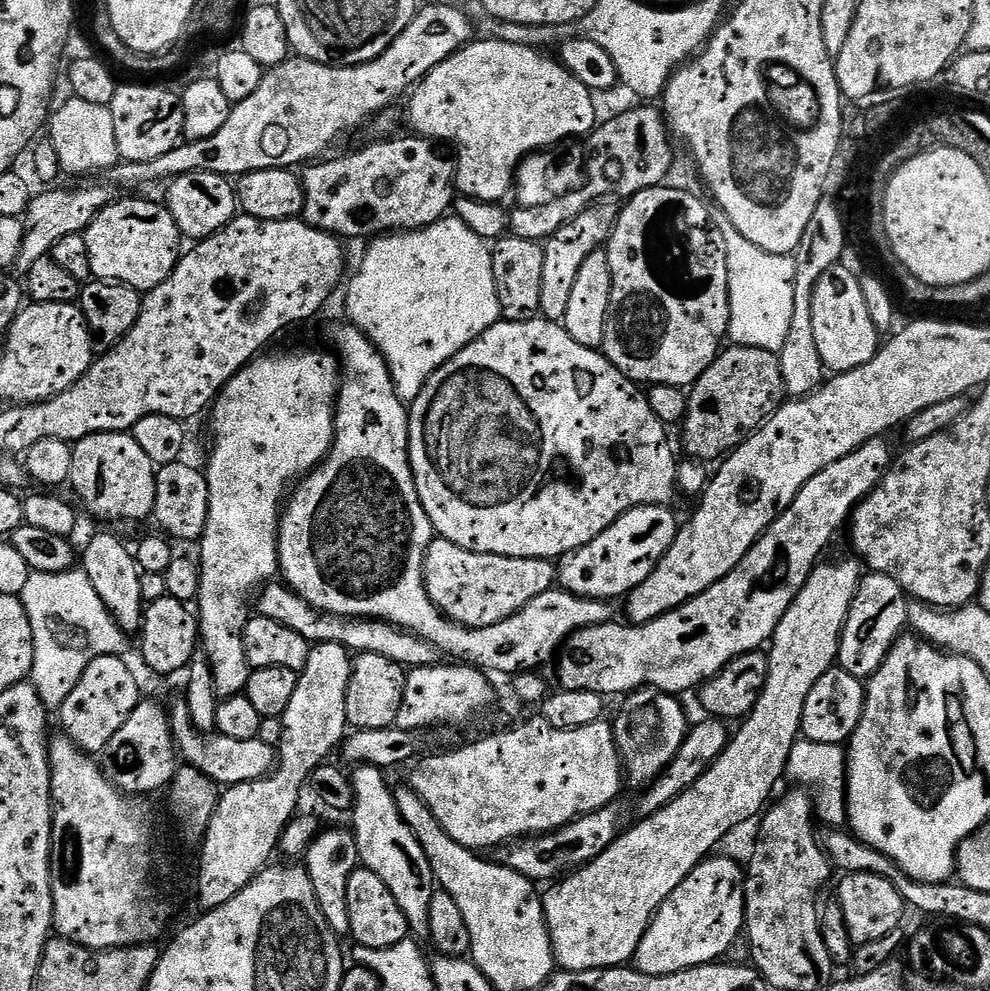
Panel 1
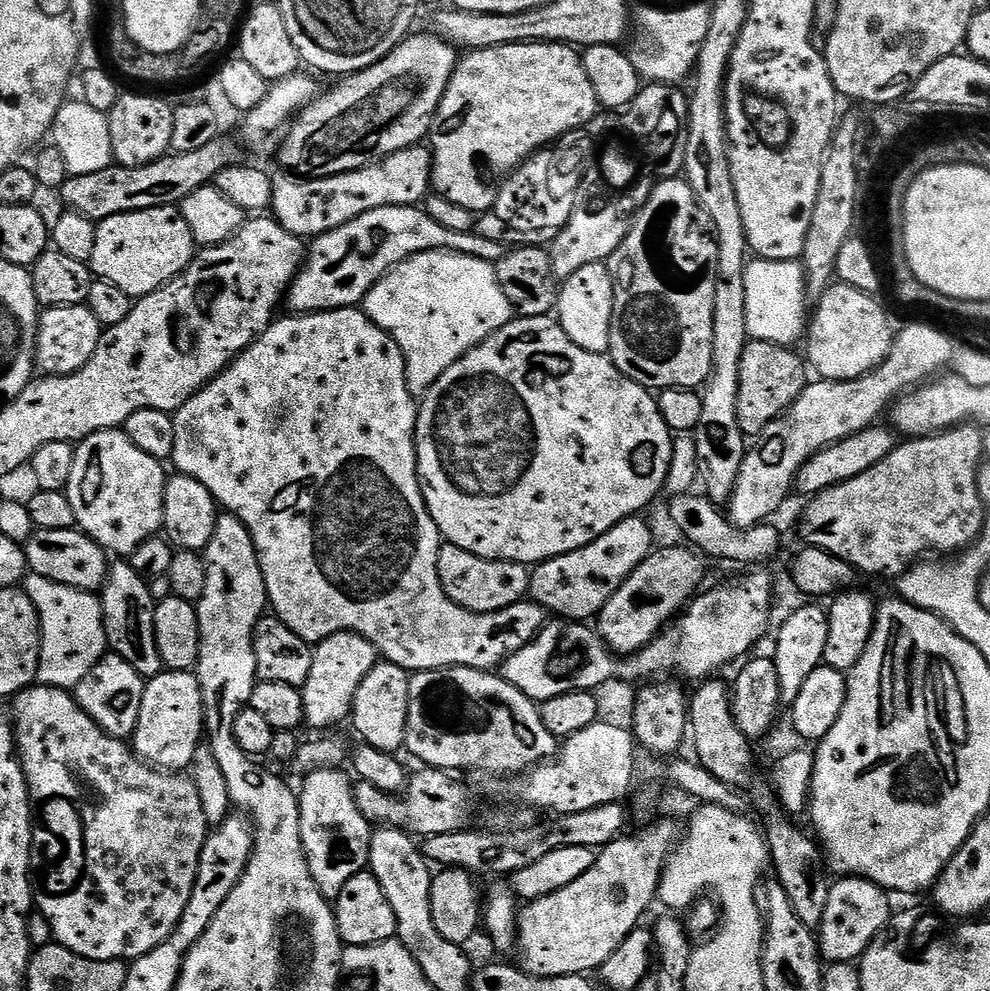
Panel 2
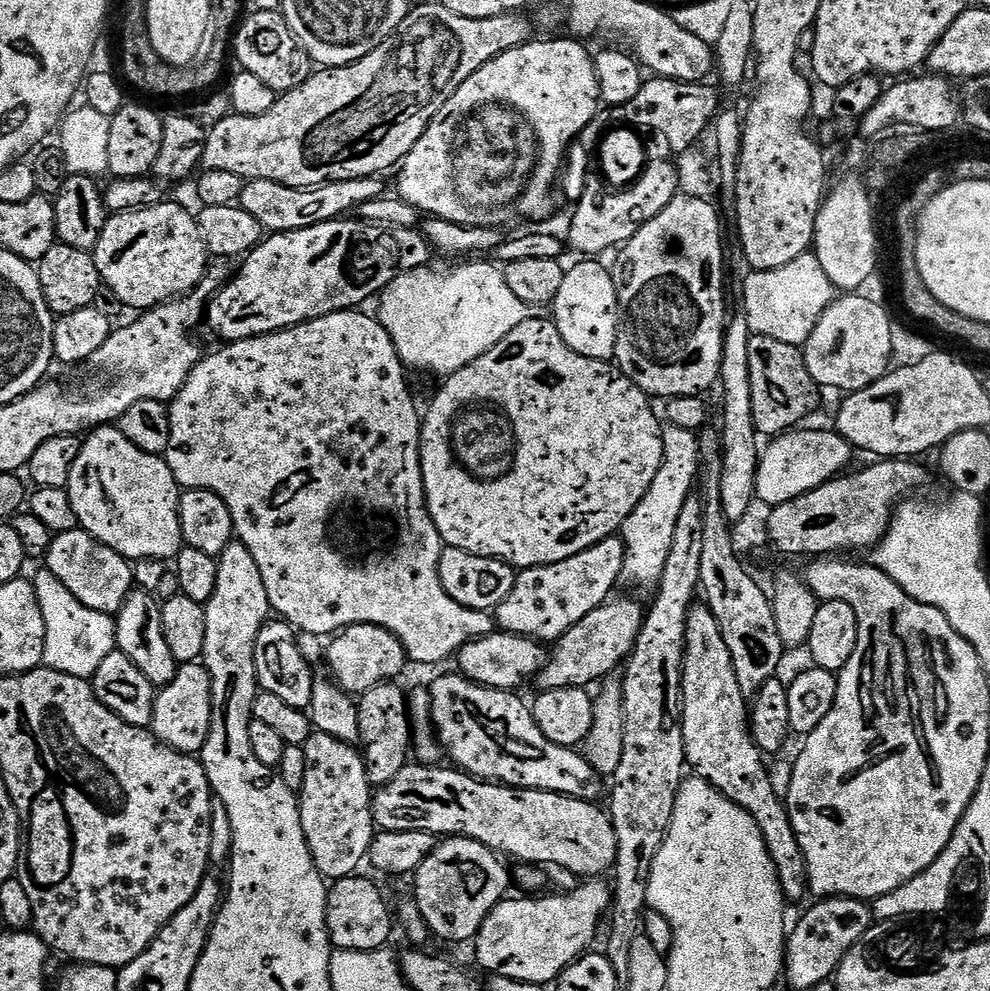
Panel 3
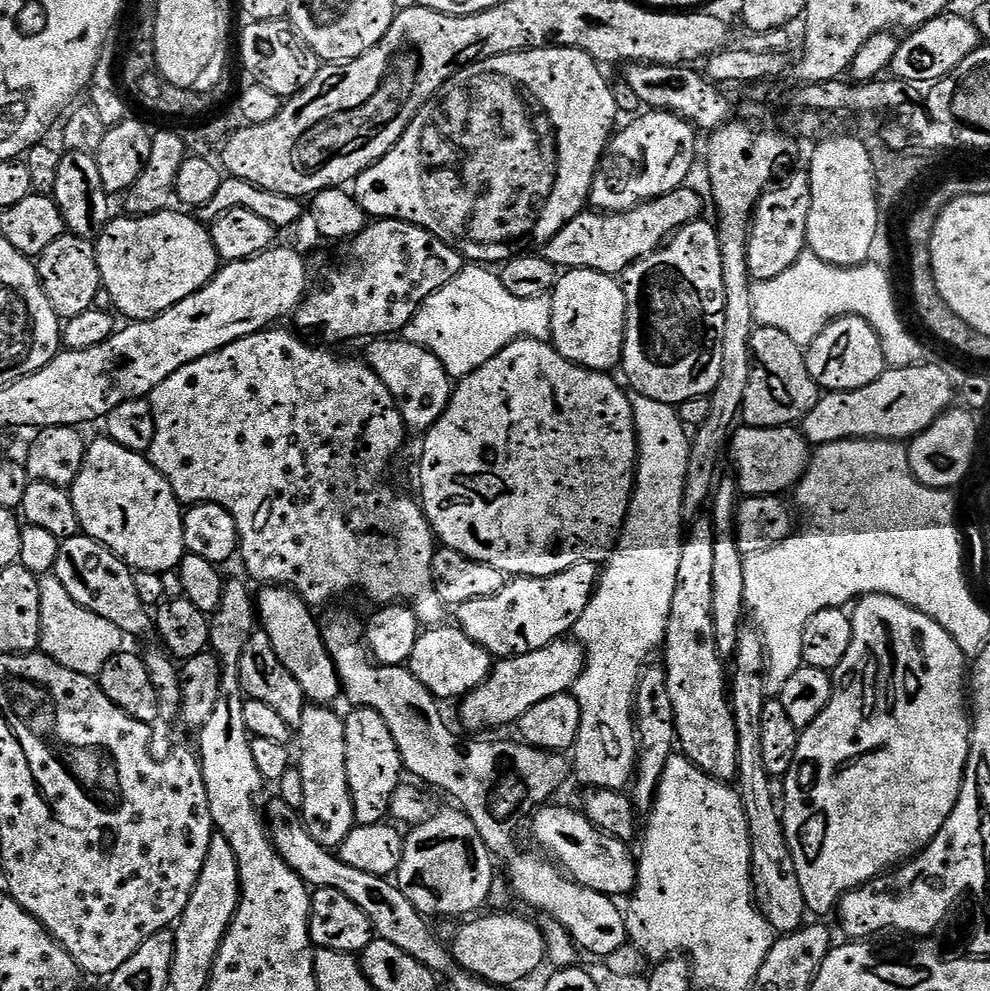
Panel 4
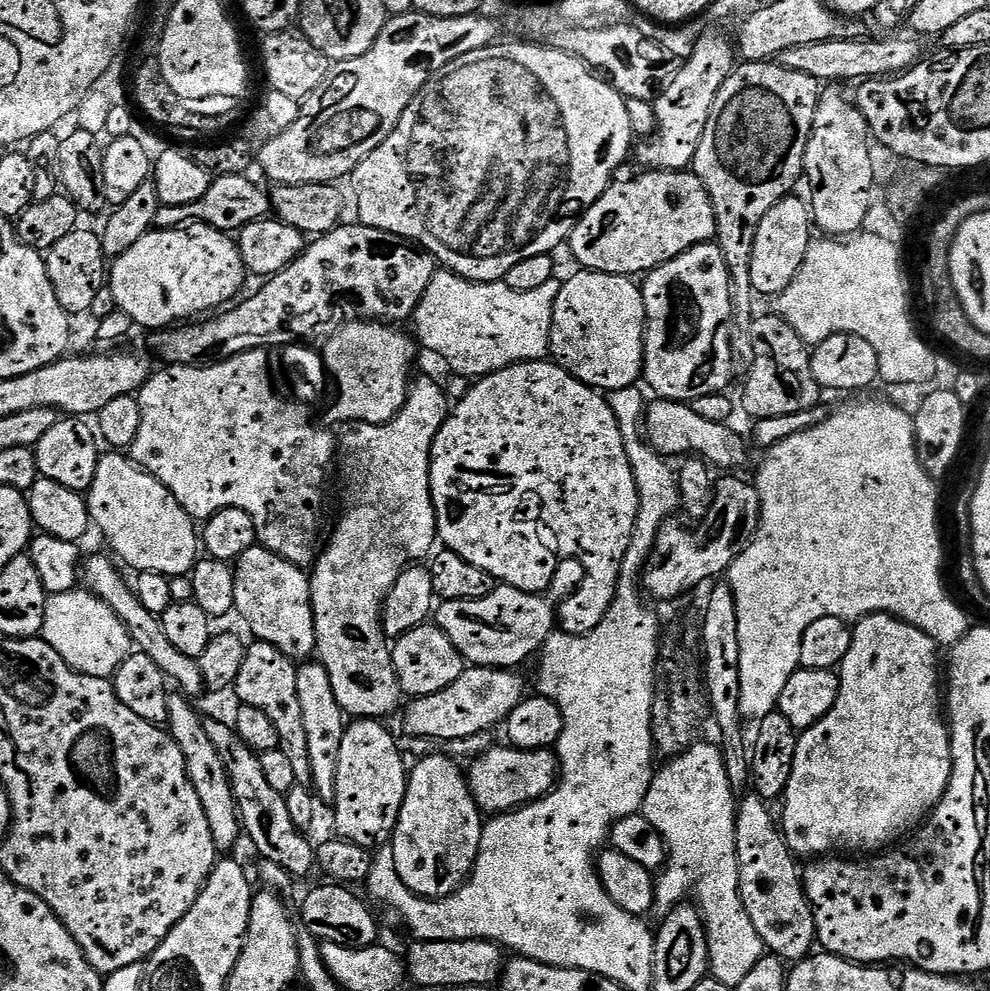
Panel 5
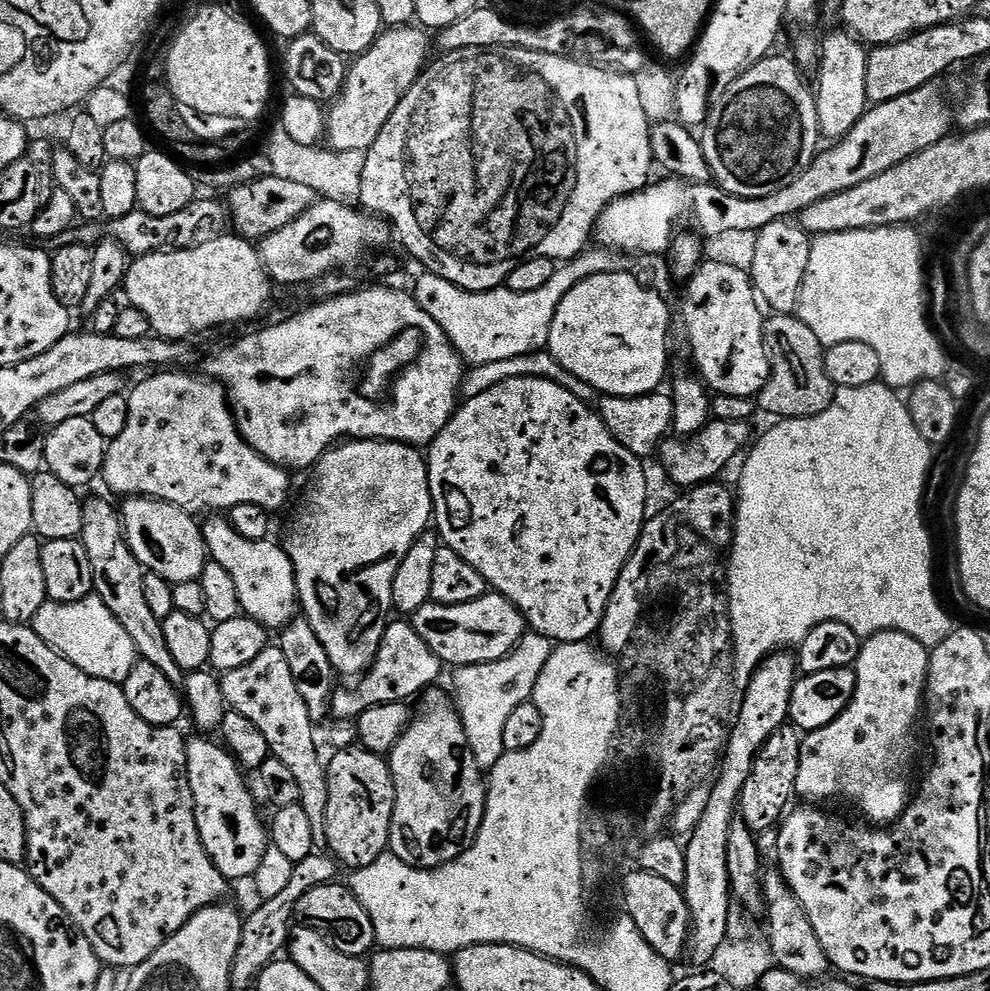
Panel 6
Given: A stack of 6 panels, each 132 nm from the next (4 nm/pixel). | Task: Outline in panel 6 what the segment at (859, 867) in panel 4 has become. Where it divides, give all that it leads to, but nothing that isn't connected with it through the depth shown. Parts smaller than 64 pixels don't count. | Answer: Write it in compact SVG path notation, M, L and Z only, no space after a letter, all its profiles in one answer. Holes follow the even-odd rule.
M879 632L873 636L867 637L860 645L860 653L854 665L856 674L856 689L852 695L851 702L846 706L846 710L842 714L838 714L838 718L834 718L834 722L830 722L826 726L822 726L818 730L807 733L801 739L802 754L798 762L798 782L796 783L796 796L804 799L804 802L820 802L816 800L832 800L837 796L840 800L853 800L858 807L864 811L863 819L871 822L876 826L888 826L895 822L904 813L904 809L908 806L910 799L910 788L908 792L908 775L912 772L912 763L916 760L916 755L920 752L920 744L916 741L916 736L912 731L916 728L916 719L921 719L922 705L926 700L926 685L928 682L928 658L929 649L924 647L922 642L918 642L914 638L910 638L910 634L902 634L901 632Z

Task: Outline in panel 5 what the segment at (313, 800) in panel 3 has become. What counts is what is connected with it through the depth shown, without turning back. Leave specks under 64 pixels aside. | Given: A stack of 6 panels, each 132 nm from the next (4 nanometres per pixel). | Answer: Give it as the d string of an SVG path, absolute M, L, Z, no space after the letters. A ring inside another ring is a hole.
M301 663L296 669L296 677L298 678L298 702L302 705L302 722L306 726L306 747L310 750L311 787L321 801L332 802L336 799L338 754L342 751L346 713L342 710L342 706L338 706L338 698L334 698L334 686L330 686L330 674L326 674L323 664Z

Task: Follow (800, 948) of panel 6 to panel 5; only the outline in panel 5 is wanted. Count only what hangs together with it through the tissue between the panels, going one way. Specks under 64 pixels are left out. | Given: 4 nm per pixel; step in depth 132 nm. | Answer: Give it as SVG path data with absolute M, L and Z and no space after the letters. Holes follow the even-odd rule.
M748 794L739 801L736 810L742 906L771 955L779 956L785 962L799 962L817 947L816 923L812 904L804 892L801 869L796 869L797 857L788 847L777 817L775 820L768 808L771 808L769 801Z

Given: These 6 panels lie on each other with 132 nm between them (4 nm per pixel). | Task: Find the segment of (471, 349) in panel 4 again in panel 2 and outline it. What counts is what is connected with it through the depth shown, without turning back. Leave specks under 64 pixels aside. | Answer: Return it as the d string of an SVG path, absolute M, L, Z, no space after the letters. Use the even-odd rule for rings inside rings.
M423 252L422 254L412 256L408 260L405 260L403 264L400 264L397 268L393 268L388 275L383 276L383 278L368 291L367 296L365 296L362 301L362 308L382 331L394 338L394 342L402 350L402 354L404 355L404 369L406 370L406 378L408 379L408 389L414 394L427 392L428 387L430 387L451 364L461 360L471 348L476 347L476 345L481 344L483 340L494 335L498 329L505 328L514 318L513 306L506 298L506 294L502 294L502 286L498 286L495 267L487 264L484 260L463 256L457 252Z

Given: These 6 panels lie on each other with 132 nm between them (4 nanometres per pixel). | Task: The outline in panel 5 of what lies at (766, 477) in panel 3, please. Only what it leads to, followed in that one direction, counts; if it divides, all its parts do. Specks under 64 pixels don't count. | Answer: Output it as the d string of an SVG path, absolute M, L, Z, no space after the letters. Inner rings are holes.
M653 399L647 405L644 413L643 429L648 443L665 458L683 457L685 454L695 454L702 460L707 460L713 469L740 470L748 460L748 448L744 440L728 424L706 422L706 418L694 414L691 403L678 400Z

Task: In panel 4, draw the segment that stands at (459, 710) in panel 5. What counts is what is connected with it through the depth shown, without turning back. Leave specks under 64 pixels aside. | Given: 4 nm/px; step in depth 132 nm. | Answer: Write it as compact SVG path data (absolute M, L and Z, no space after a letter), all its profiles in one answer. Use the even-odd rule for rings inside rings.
M561 638L547 648L534 650L530 654L497 659L486 682L459 701L461 722L468 728L504 728L507 724L515 725L522 718L522 714L530 710L530 706L543 702L545 698L554 698L554 694L572 692L575 689L576 680L584 669L584 653L583 644L576 643L572 638Z

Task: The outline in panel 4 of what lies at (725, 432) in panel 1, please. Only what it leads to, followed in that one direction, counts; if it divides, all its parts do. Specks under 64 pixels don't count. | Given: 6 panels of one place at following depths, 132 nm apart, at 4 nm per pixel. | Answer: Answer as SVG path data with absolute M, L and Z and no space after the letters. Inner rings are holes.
M759 326L753 327L750 348L754 363L750 374L750 386L746 386L744 395L743 423L750 428L787 428L799 425L804 416L810 414L810 410L814 410L822 395L820 385L814 382L814 378L810 378L805 349L798 342L794 342L790 334L782 334L782 330Z

